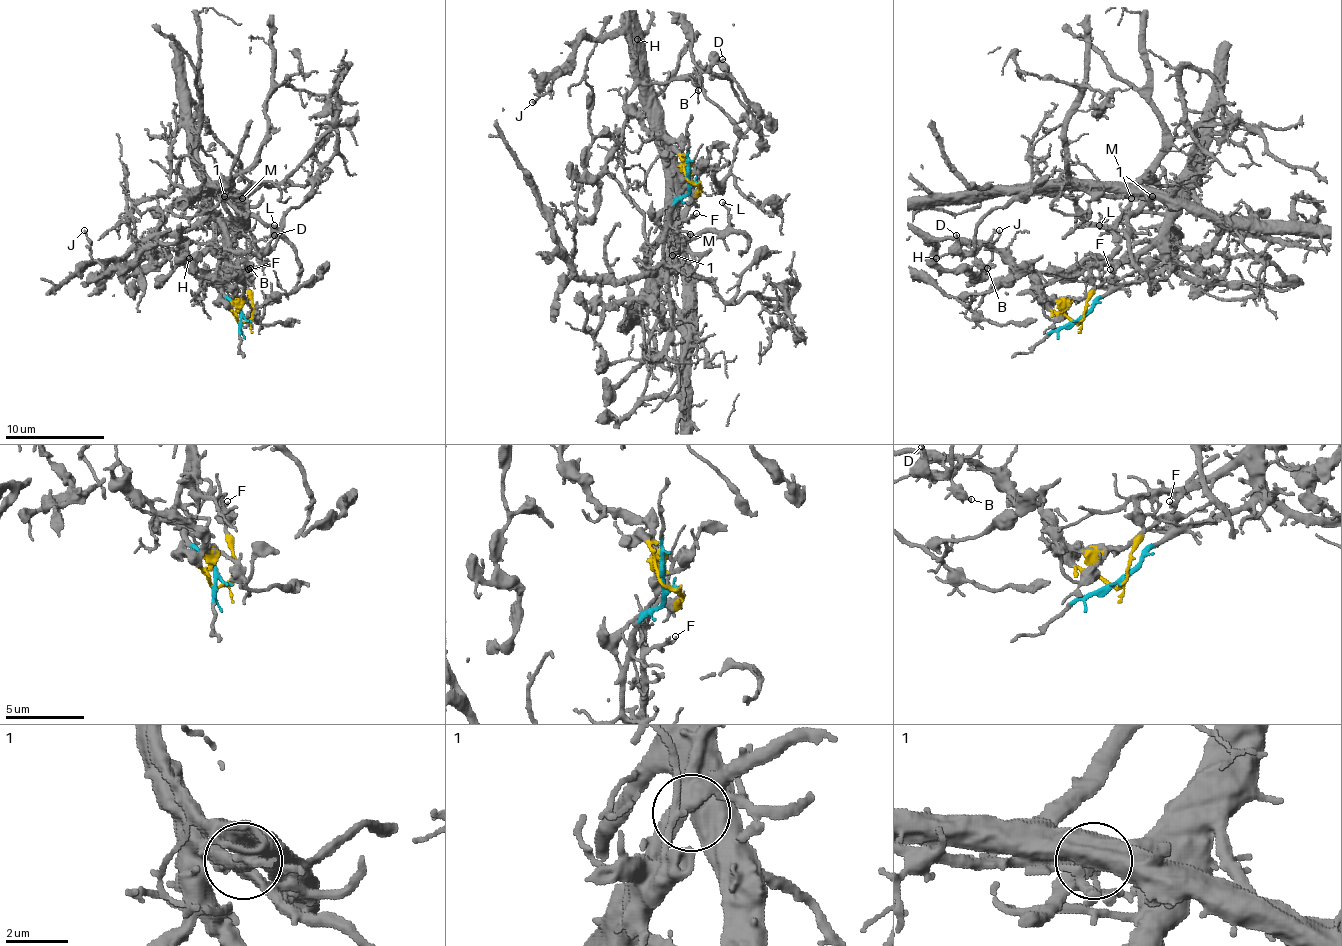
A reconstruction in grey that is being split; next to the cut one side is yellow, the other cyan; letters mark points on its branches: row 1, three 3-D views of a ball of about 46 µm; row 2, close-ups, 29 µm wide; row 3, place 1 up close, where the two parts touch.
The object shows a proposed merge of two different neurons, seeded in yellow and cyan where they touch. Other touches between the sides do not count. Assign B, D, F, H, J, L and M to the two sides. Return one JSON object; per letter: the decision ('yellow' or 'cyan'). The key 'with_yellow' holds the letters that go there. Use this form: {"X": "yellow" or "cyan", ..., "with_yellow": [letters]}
{"B": "yellow", "D": "yellow", "F": "cyan", "H": "yellow", "J": "yellow", "L": "cyan", "M": "cyan", "with_yellow": ["B", "D", "H", "J"]}

